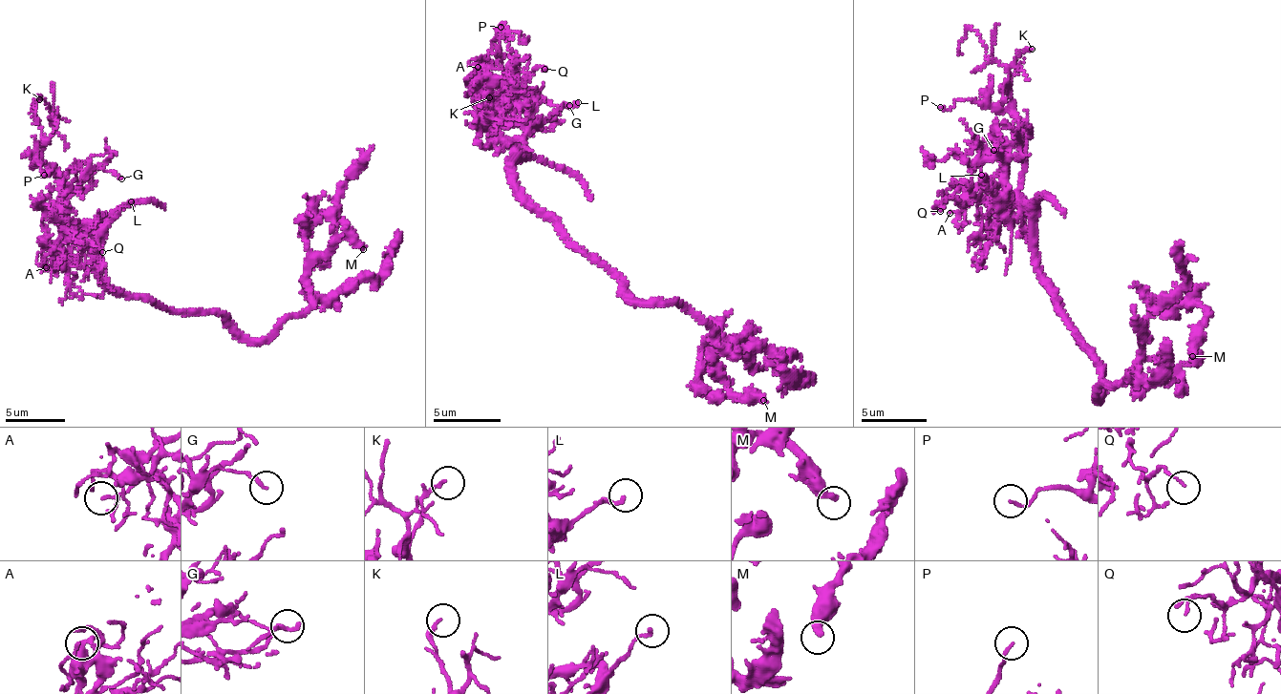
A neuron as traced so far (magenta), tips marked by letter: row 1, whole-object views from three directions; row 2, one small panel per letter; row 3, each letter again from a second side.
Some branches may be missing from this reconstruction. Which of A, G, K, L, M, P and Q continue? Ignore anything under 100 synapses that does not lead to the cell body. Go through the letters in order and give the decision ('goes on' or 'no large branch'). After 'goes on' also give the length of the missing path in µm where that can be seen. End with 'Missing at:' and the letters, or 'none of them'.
A: no large branch
G: no large branch
K: no large branch
L: no large branch
M: no large branch
P: no large branch
Q: no large branch
Missing at: none of them

